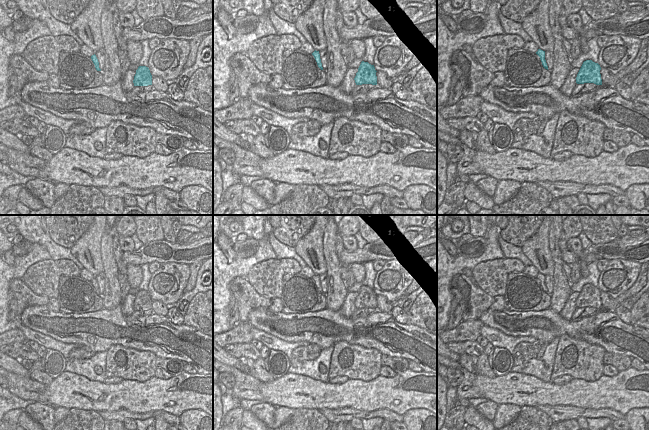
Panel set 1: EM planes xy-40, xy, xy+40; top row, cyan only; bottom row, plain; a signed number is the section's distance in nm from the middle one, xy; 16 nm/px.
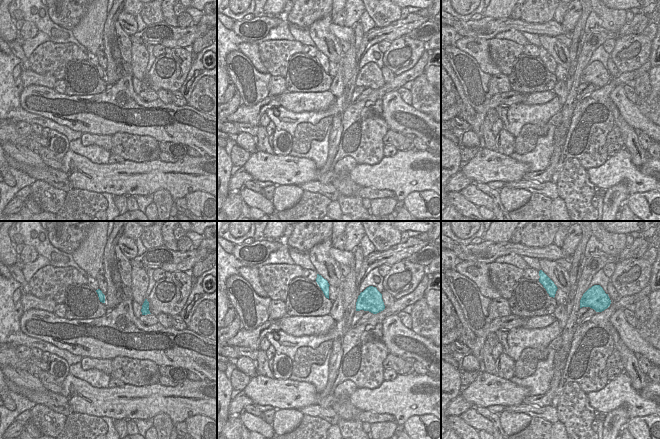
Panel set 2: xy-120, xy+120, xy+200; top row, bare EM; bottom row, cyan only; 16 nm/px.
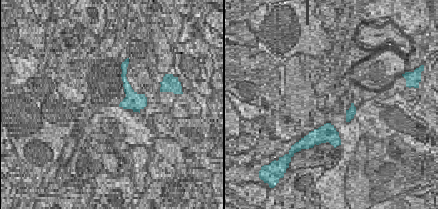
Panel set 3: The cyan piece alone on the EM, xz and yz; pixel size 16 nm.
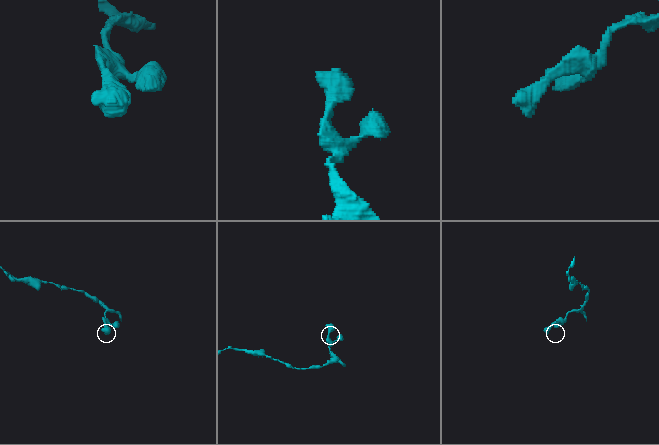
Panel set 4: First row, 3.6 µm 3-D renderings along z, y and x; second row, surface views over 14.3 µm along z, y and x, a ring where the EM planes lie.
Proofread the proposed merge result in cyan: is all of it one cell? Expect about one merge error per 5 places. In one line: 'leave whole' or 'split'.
leave whole

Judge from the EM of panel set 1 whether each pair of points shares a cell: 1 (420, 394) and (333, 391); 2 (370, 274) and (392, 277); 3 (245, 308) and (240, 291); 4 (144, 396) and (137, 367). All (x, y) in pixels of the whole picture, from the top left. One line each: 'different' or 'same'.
1: same
2: different
3: same
4: different

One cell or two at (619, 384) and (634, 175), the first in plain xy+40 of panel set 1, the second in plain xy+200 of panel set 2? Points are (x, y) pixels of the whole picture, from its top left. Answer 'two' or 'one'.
one

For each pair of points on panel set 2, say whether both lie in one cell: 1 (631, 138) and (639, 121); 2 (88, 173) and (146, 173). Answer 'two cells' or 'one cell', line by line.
1: two cells
2: one cell

